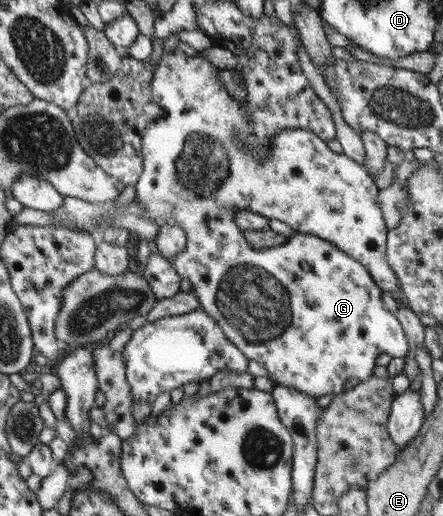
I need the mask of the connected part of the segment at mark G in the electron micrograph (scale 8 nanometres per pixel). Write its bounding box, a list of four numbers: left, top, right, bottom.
[135,47,413,400]

